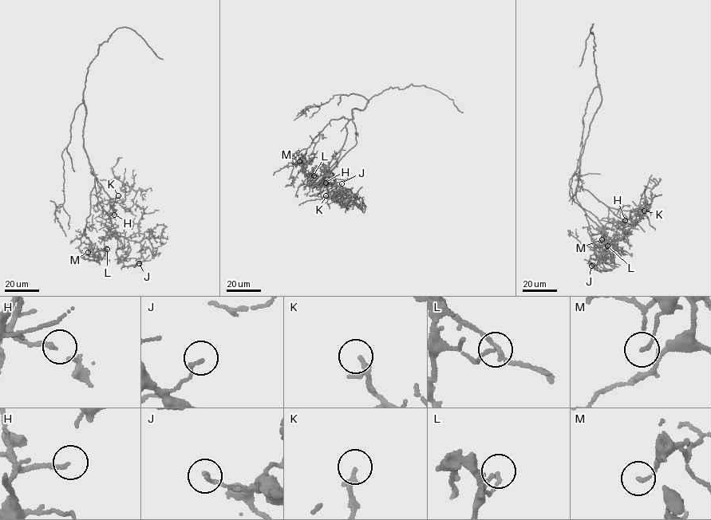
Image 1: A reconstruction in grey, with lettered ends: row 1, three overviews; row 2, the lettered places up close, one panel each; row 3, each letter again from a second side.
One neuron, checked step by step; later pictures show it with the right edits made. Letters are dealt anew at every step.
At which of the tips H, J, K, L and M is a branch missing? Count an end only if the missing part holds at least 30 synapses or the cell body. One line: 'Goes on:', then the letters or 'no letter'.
Goes on: H, K

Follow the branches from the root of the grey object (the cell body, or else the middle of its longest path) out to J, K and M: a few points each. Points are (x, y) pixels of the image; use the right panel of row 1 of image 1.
J: (588, 134), (580, 158), (575, 194), (596, 246), (589, 259), (589, 264), (594, 266), (591, 265)
K: (588, 134), (577, 176), (579, 187), (610, 207), (633, 210), (639, 216), (644, 214), (644, 210)
M: (588, 134), (579, 167), (571, 177), (569, 194), (573, 200), (590, 212), (602, 226), (602, 239)

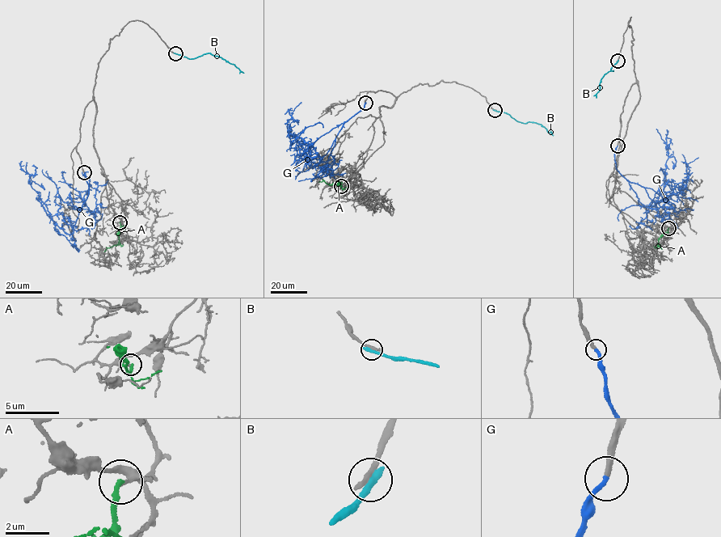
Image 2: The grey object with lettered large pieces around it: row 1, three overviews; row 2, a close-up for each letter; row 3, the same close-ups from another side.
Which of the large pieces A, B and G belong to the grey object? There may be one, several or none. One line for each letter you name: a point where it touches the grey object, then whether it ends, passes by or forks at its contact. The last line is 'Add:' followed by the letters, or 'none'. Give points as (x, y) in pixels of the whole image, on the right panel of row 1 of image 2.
G: contact (617, 145); it ends
Add: G

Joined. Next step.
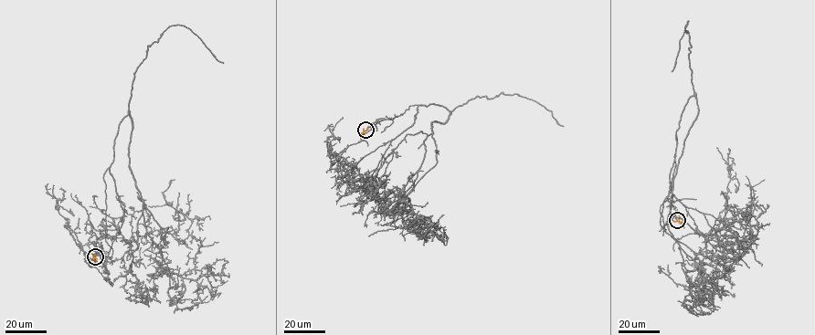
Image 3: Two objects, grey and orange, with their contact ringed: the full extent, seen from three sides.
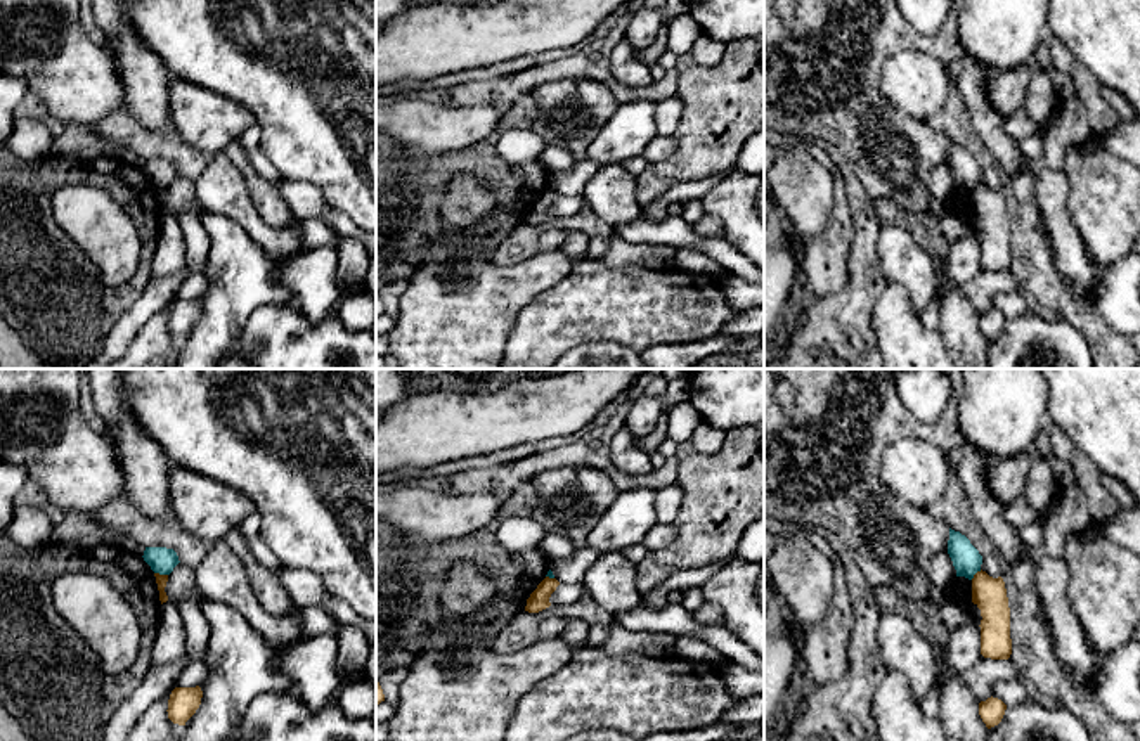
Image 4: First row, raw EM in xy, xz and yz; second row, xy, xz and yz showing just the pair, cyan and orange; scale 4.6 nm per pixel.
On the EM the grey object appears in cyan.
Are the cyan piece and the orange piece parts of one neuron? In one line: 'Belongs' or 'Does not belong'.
Does not belong

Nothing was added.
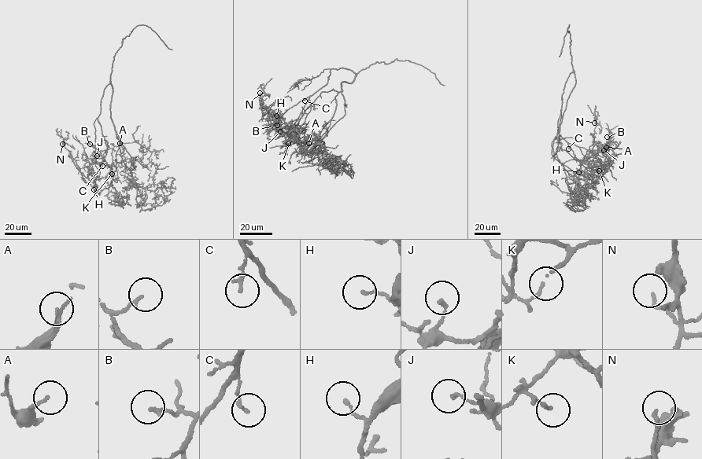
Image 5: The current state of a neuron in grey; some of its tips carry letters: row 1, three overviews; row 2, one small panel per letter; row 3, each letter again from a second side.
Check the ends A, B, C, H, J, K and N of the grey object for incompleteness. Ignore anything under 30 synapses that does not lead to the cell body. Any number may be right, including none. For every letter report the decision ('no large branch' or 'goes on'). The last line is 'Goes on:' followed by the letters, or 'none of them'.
A: no large branch
B: no large branch
C: no large branch
H: no large branch
J: no large branch
K: no large branch
N: no large branch
Goes on: none of them

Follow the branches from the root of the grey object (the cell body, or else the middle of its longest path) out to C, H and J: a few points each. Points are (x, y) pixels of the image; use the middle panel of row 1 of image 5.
C: (315, 100), (290, 130), (287, 126), (276, 126), (276, 122), (283, 114), (304, 100)
H: (315, 100), (290, 130), (286, 126), (276, 126), (276, 122), (283, 114), (276, 115)
J: (315, 100), (290, 130), (276, 126), (283, 114), (309, 97), (290, 129), (282, 134), (280, 131)

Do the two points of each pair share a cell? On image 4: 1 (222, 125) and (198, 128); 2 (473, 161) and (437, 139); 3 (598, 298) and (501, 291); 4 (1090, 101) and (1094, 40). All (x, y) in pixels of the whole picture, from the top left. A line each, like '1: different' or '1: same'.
1: same
2: different
3: different
4: different

